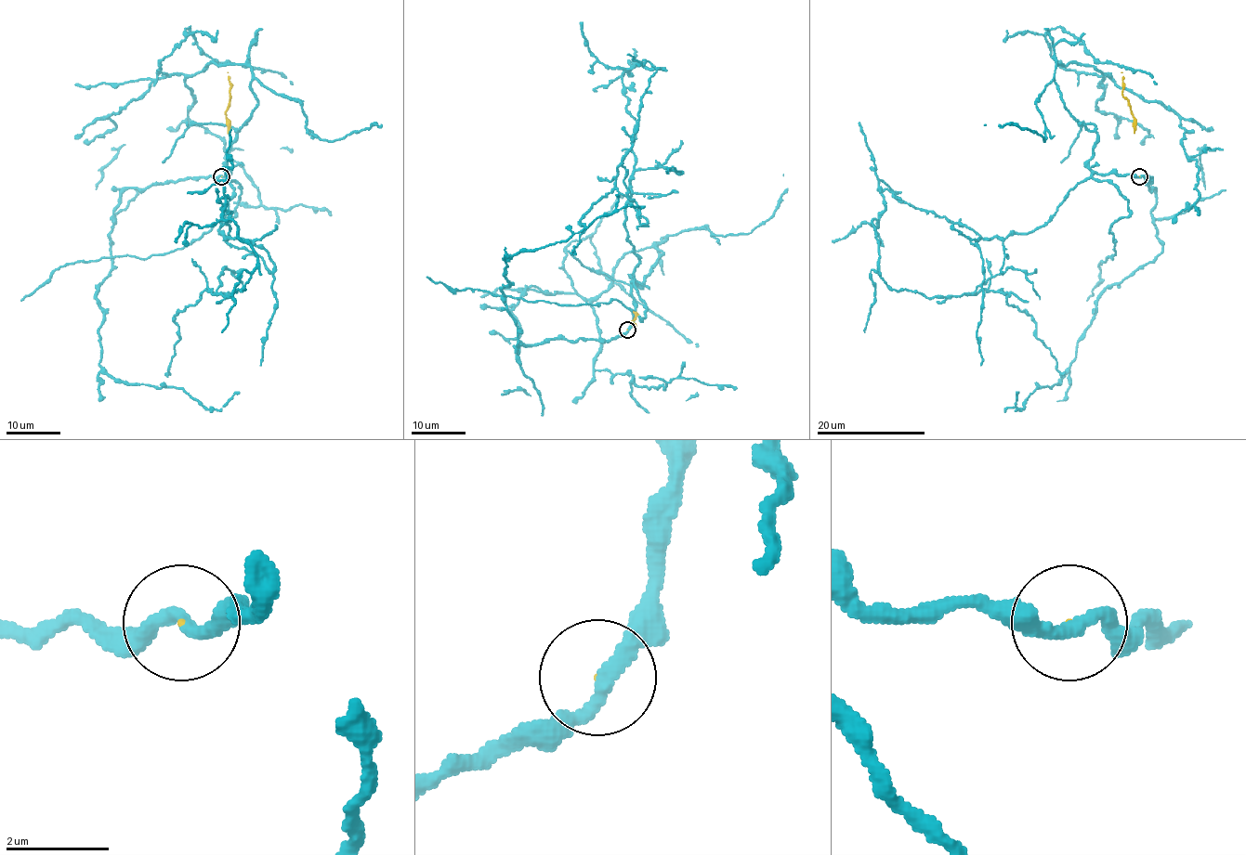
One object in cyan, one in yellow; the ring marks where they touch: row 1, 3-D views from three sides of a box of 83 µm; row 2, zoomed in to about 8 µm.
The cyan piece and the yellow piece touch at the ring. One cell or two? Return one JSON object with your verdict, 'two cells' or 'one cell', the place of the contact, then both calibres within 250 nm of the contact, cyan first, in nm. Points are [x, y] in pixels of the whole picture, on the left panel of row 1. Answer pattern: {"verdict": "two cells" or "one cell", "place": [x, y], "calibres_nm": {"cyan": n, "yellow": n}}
{"verdict": "two cells", "place": [221, 176], "calibres_nm": {"cyan": 280, "yellow": 20}}

